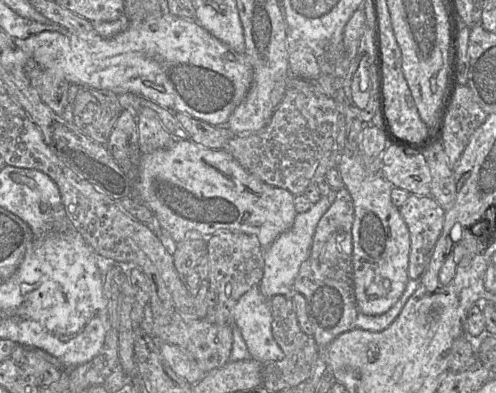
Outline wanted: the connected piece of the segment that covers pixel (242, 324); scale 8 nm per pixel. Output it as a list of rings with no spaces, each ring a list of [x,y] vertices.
[[[258,286],[242,295],[231,312],[231,323],[240,330],[252,359],[262,365],[282,361],[285,357],[273,337],[272,321],[270,300]]]

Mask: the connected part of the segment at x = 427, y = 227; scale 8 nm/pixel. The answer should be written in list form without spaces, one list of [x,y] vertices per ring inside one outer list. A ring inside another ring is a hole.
[[[410,194],[399,212],[410,234],[409,279],[420,280],[439,239],[446,211],[432,196]]]

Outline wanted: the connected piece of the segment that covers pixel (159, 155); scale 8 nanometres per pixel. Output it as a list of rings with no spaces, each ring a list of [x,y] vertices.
[[[176,139],[167,148],[142,154],[138,168],[137,194],[139,200],[152,211],[166,237],[166,246],[173,253],[175,246],[189,234],[211,236],[224,231],[254,235],[261,247],[266,249],[292,227],[297,215],[293,204],[295,196],[288,190],[268,185],[250,174],[228,151],[202,147],[190,139]]]

